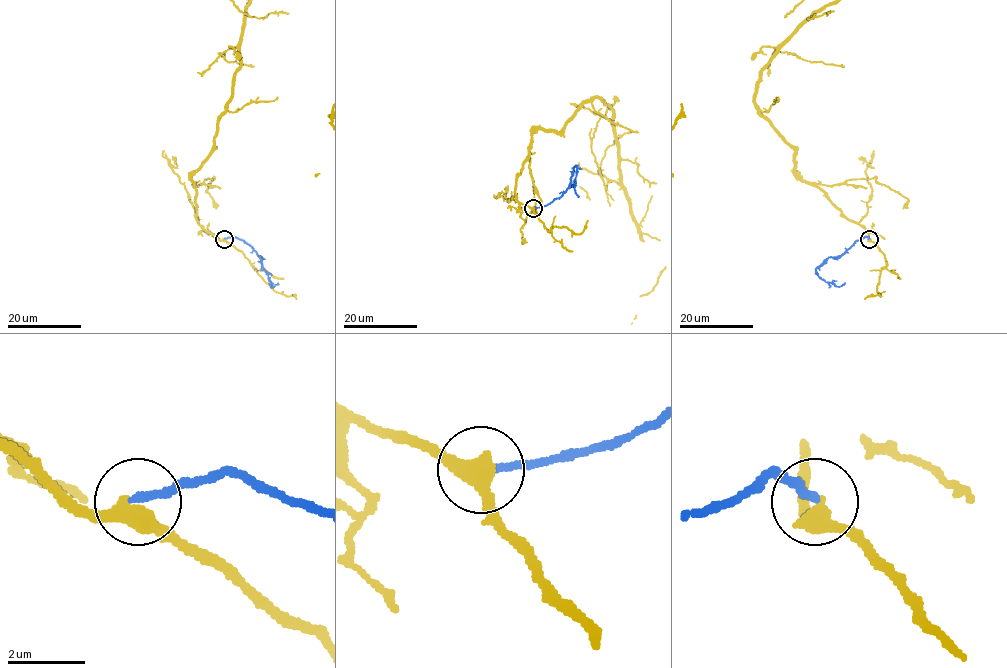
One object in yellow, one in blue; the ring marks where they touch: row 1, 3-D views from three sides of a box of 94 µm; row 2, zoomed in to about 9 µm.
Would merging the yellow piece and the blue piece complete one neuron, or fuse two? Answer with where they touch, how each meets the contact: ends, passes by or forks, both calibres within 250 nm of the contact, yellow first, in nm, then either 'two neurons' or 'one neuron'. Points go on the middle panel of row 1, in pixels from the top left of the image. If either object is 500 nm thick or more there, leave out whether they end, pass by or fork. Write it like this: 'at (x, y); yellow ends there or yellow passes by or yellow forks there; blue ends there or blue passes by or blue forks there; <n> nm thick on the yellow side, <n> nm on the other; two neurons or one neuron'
at (533, 208); yellow passes by; blue ends there; 440 nm thick on the yellow side, 200 nm on the other; one neuron

